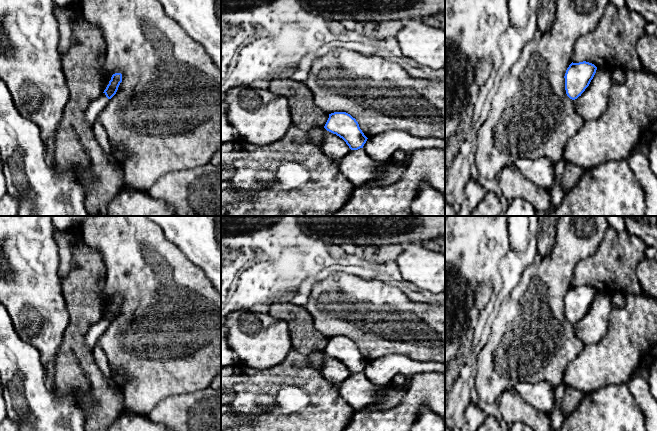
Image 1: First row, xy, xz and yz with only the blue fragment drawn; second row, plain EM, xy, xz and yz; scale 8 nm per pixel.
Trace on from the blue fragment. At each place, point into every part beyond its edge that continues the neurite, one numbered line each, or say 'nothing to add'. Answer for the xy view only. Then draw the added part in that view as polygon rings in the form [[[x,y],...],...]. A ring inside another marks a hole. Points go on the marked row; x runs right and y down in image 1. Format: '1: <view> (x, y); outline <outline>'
1: xy (96, 106); outline [[[102,93],[100,97],[93,100],[87,110],[85,111],[85,122],[92,127],[95,123],[99,113],[104,109],[110,99],[108,99],[105,93]]]

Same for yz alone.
nothing to add

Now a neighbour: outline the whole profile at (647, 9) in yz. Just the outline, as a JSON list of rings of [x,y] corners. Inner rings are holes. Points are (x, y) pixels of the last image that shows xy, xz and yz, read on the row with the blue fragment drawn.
[[[625,0],[626,7],[640,14],[647,23],[657,25],[657,0]]]

